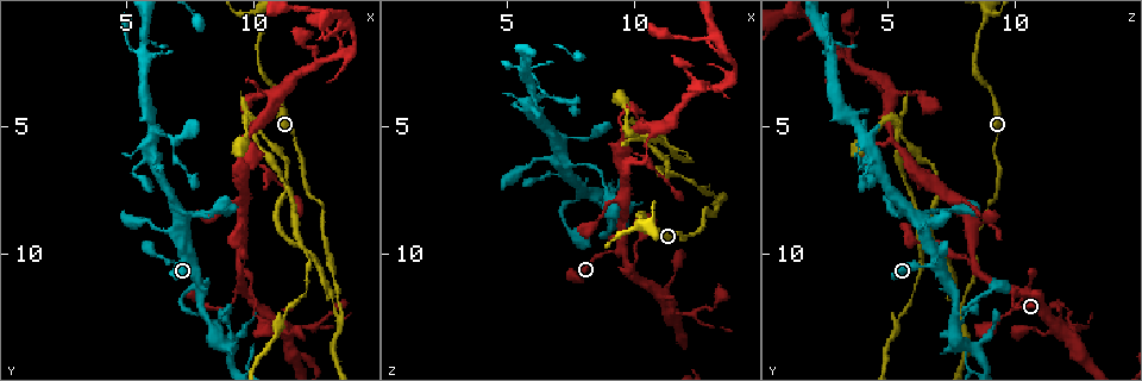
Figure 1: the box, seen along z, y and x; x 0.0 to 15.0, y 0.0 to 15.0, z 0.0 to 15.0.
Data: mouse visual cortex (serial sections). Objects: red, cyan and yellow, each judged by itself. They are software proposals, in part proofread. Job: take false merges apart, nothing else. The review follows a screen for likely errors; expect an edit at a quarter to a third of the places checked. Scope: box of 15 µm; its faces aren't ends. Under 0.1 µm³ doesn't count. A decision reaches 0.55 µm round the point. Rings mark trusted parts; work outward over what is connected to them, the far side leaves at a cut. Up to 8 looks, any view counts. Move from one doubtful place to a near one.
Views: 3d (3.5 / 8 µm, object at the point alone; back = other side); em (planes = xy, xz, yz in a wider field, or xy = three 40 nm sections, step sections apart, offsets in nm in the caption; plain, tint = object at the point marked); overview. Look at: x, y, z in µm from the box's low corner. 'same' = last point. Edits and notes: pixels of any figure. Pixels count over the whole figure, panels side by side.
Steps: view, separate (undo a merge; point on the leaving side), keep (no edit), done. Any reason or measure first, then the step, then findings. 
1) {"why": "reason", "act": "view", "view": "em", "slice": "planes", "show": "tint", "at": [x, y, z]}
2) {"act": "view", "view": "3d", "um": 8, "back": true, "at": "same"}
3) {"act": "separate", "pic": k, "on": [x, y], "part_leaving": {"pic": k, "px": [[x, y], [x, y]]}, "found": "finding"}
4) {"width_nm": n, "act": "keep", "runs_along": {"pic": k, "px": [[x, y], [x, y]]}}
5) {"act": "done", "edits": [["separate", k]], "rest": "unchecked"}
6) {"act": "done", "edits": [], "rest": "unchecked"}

{"why": "abrupt turn", "act": "view", "view": "3d", "um": 8, "at": [13.3, 12.4, 7.9]}

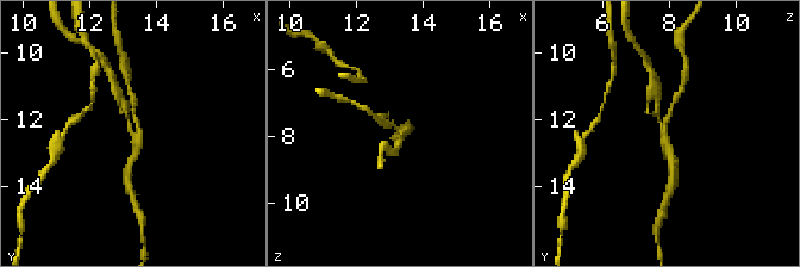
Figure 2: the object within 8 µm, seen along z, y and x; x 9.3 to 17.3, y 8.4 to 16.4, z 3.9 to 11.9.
{"arms": 3, "arm_widths_nm": [150, 150, 200], "act": "view", "view": "em", "slice": "xy", "step": 3, "show": "tint", "at": [13.4, 12.5, 7.9]}

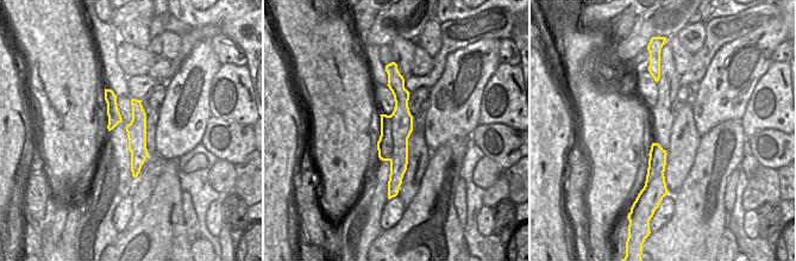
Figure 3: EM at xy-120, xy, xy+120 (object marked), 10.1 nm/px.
{"act": "separate", "pic": 2, "on": [125, 109], "part_leaving": {"pic": 2, "px": [[130, 125], [116, 84]]}, "found": "two cells meet here"}

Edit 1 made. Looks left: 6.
{"why": "thick turns thin", "act": "view", "view": "3d", "um": 8, "at": [9.5, 10.4, 8.4]}

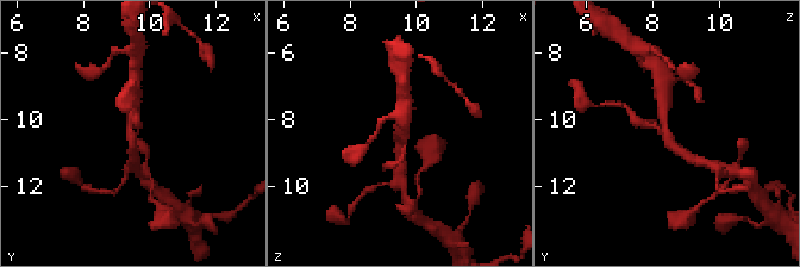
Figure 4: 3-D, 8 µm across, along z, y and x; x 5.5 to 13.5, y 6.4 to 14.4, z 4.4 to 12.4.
{"why": "zoom in", "act": "view", "view": "3d", "um": 3.5, "at": [9.4, 10.5, 8.4]}

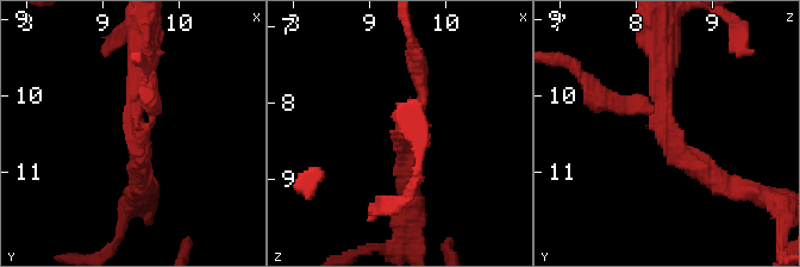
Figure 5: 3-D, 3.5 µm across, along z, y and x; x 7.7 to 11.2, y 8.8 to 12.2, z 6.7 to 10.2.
{"arms": 3, "arm_widths_nm": [200, 250, 300], "act": "view", "view": "em", "slice": "xy", "step": 3, "show": "tint", "at": [9.45, 10.40, 8.40]}

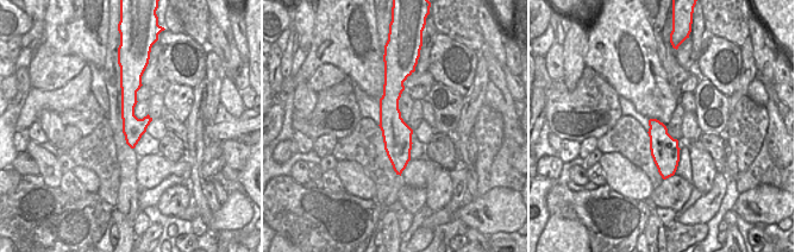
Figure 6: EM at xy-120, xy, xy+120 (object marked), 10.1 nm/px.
{"act": "keep", "runs_along": {"pic": 5, "px": [[719, 184], [670, 140], [658, 48]]}, "found": "all the same cell"}

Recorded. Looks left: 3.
{"why": "sharp bend", "act": "view", "view": "3d", "um": 3.5, "at": [7.3, 10.4, 6.9]}

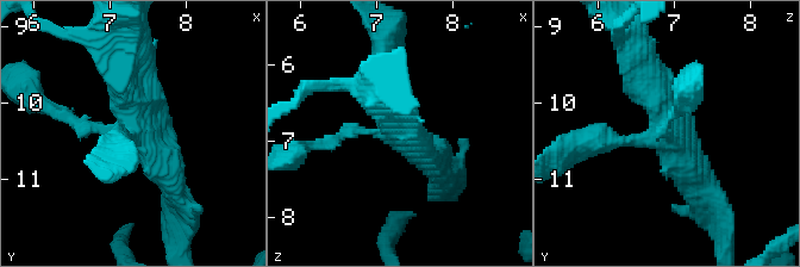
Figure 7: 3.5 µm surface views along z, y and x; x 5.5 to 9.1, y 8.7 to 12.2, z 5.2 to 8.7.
{"why": "need the tissue", "act": "view", "view": "em", "slice": "xy", "step": 1, "show": "tint", "at": "same"}

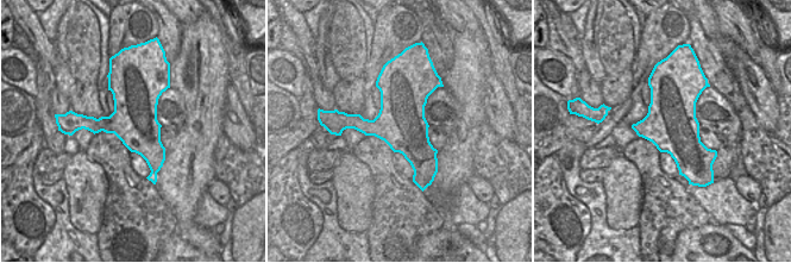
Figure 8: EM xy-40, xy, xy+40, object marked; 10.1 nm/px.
{"act": "keep", "runs_along": {"pic": 7, "px": [[587, 143], [663, 125], [638, 55]]}, "found": "one cell here"}

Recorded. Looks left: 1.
{"act": "done", "edits": [["separate", 2]], "rest": "unchecked"}

